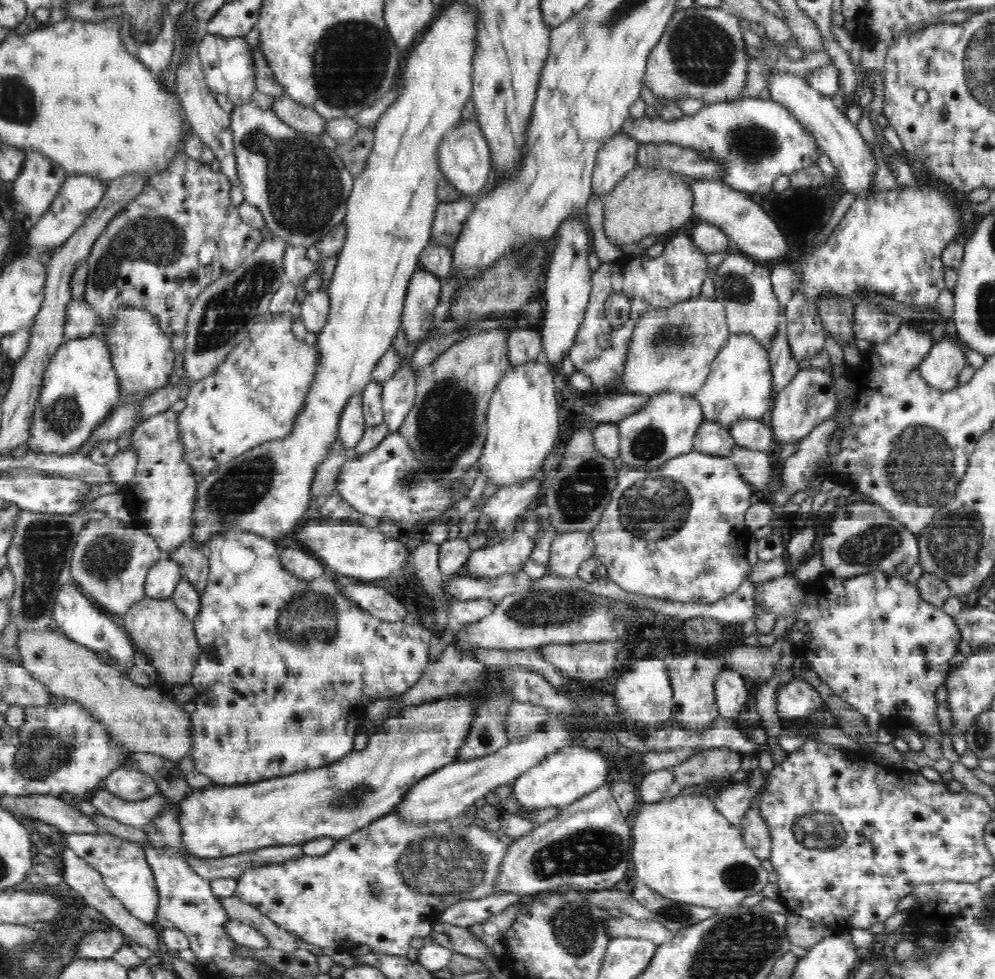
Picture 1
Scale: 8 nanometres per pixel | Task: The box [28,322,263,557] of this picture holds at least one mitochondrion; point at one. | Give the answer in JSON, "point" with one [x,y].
{"point":[65,416]}

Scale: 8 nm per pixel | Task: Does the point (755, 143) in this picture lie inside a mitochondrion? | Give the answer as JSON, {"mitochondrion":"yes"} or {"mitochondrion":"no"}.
{"mitochondrion":"yes"}

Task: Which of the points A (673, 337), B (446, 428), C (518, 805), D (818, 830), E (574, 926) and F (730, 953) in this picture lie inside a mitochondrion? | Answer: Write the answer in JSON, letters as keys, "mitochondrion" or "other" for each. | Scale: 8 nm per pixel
{"A":"mitochondrion","B":"mitochondrion","C":"other","D":"mitochondrion","E":"mitochondrion","F":"mitochondrion"}

